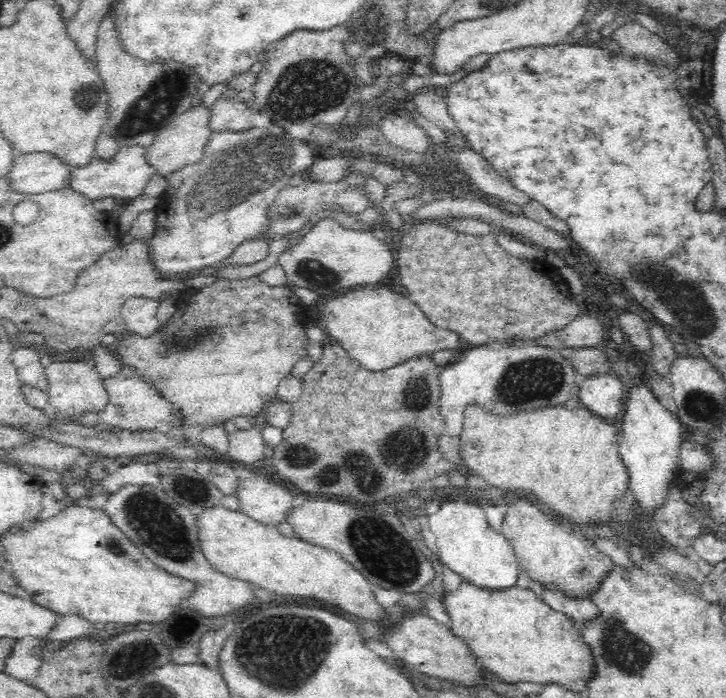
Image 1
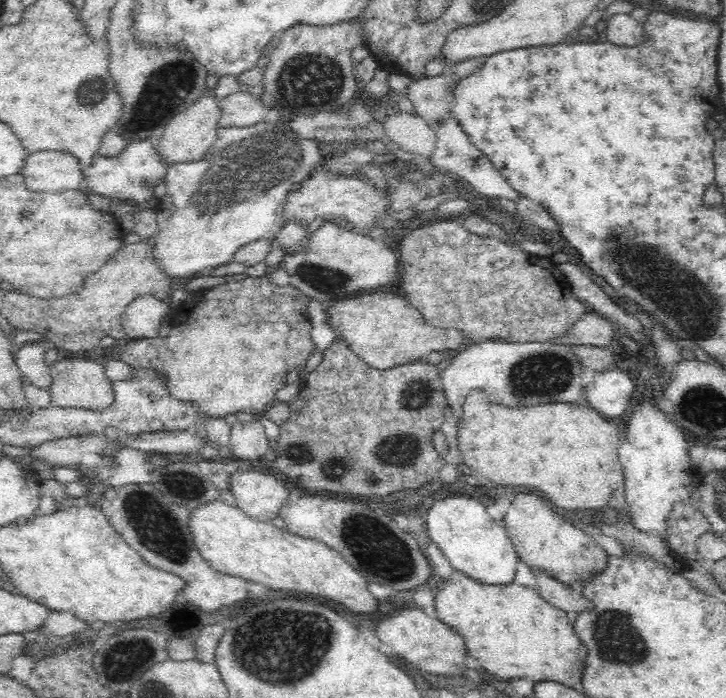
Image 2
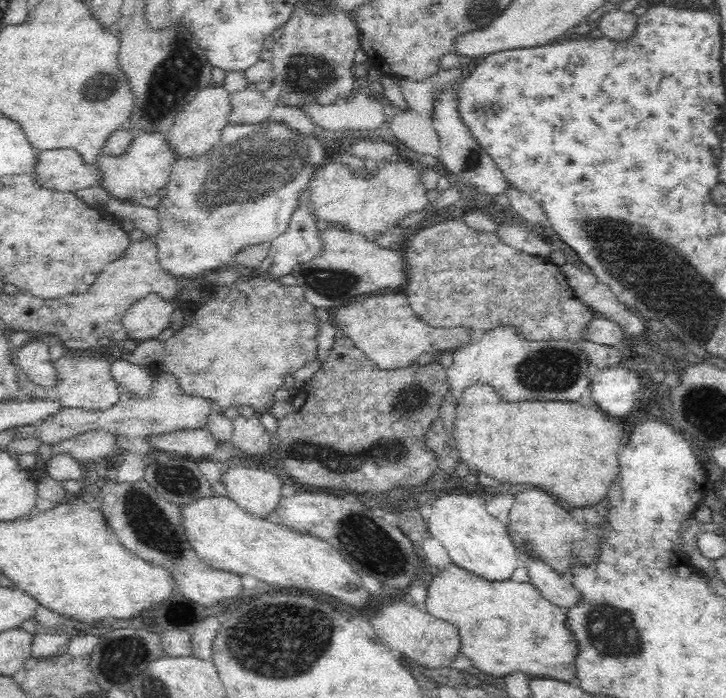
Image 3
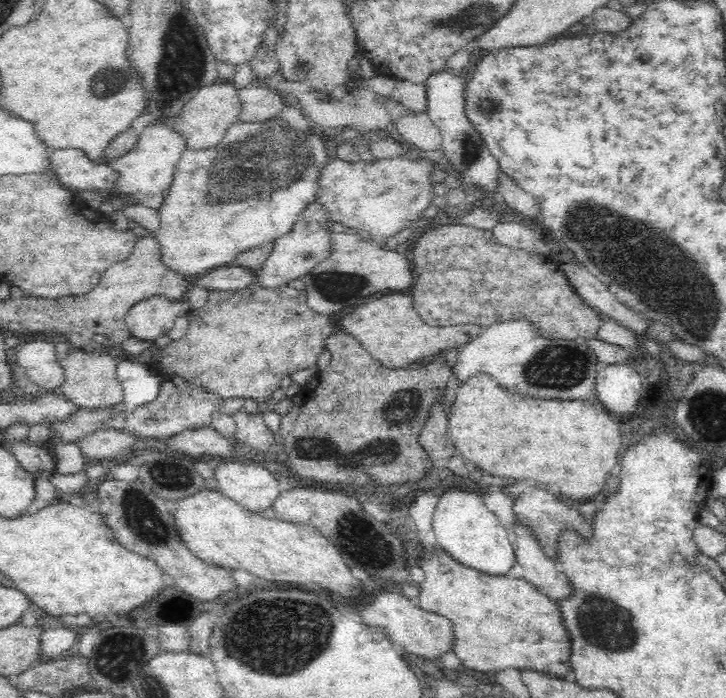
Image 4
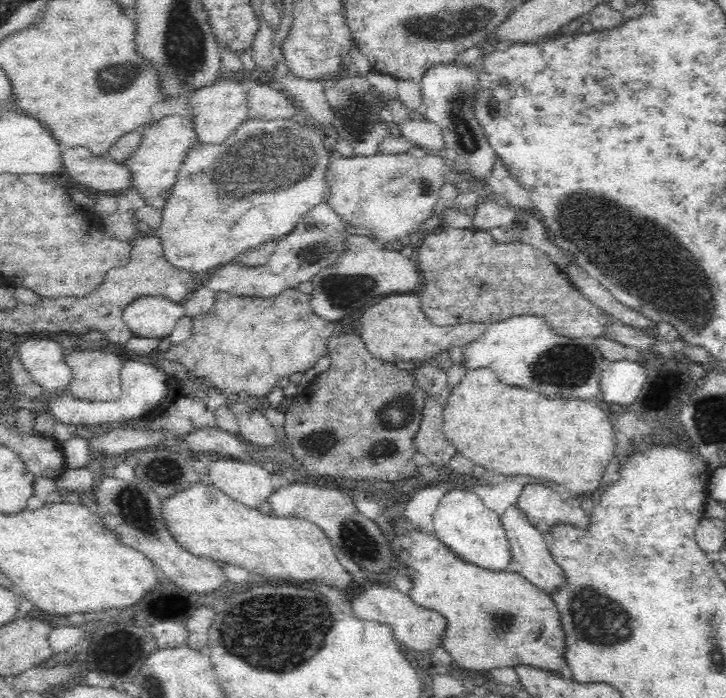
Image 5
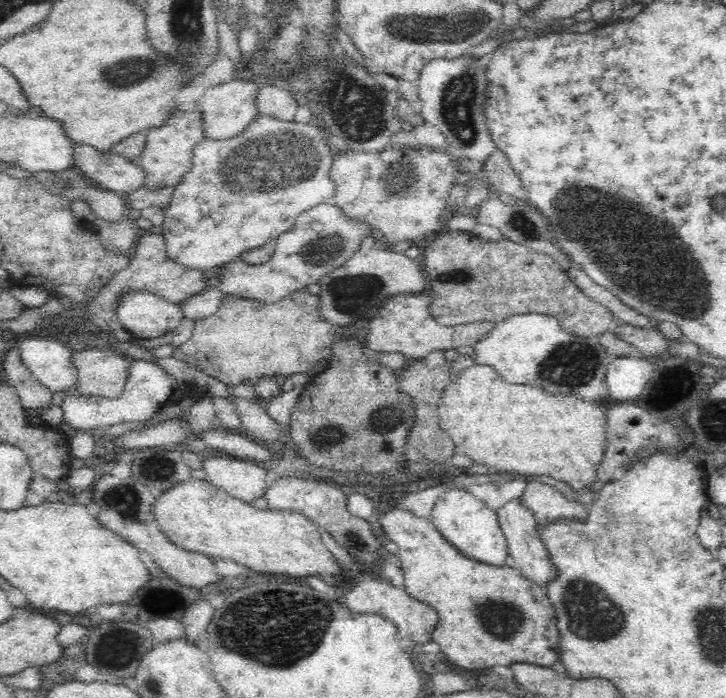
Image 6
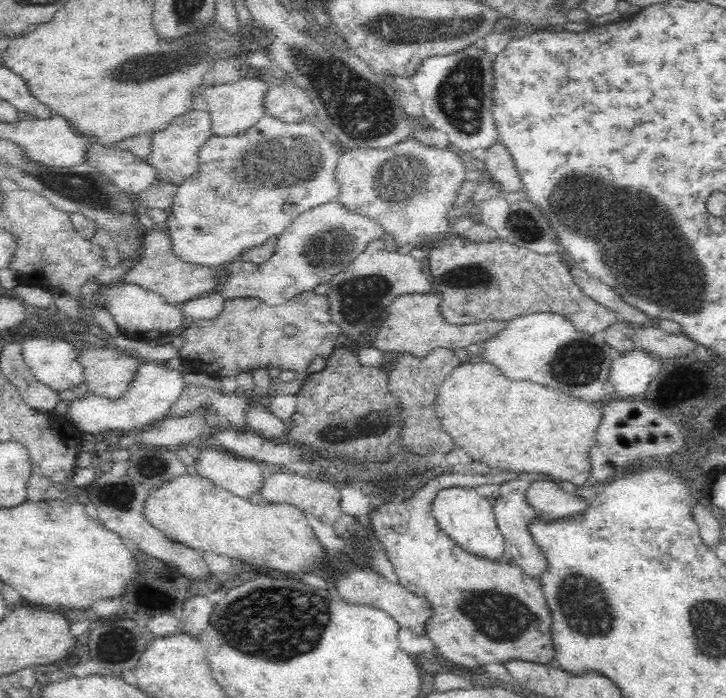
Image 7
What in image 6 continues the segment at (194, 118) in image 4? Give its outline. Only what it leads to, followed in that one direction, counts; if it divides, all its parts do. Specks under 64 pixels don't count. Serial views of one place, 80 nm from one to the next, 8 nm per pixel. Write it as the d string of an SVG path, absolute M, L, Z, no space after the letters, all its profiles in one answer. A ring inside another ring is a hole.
M244 71L233 81L206 88L196 103L200 113L202 113L204 138L226 140L244 132L250 126L250 122L259 115L258 109L256 109L256 92L260 86L261 80L255 73Z

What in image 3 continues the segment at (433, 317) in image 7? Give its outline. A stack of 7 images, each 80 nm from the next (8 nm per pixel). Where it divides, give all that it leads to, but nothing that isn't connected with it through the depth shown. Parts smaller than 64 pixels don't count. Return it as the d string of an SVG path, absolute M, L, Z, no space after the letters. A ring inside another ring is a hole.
M404 294L364 296L348 306L335 307L332 322L339 334L348 337L352 343L378 368L392 370L415 364L422 354L440 350L458 350L470 342L474 330L470 327L436 328L426 324L408 304Z

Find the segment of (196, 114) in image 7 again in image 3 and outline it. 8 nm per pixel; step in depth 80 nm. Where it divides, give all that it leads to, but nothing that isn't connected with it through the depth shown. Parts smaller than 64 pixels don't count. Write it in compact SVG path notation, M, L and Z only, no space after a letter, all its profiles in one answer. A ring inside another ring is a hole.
M136 131L130 148L120 156L98 158L98 169L104 173L100 187L123 202L156 209L160 204L160 188L168 184L177 156L168 143L167 135L160 131Z

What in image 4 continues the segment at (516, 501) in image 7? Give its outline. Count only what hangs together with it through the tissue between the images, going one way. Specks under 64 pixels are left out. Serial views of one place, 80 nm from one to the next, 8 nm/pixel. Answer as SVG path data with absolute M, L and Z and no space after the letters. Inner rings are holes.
M515 521L512 532L516 534L514 550L517 563L523 569L523 578L553 601L570 596L572 585L569 578L556 561L546 556L530 527Z

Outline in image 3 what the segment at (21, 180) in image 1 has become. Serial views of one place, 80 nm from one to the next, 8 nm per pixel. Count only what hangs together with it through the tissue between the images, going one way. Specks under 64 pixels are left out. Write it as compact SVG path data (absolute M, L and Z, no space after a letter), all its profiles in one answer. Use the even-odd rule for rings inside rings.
M72 148L40 151L32 173L44 187L73 193L98 186L104 178L98 166L86 164L82 155Z

